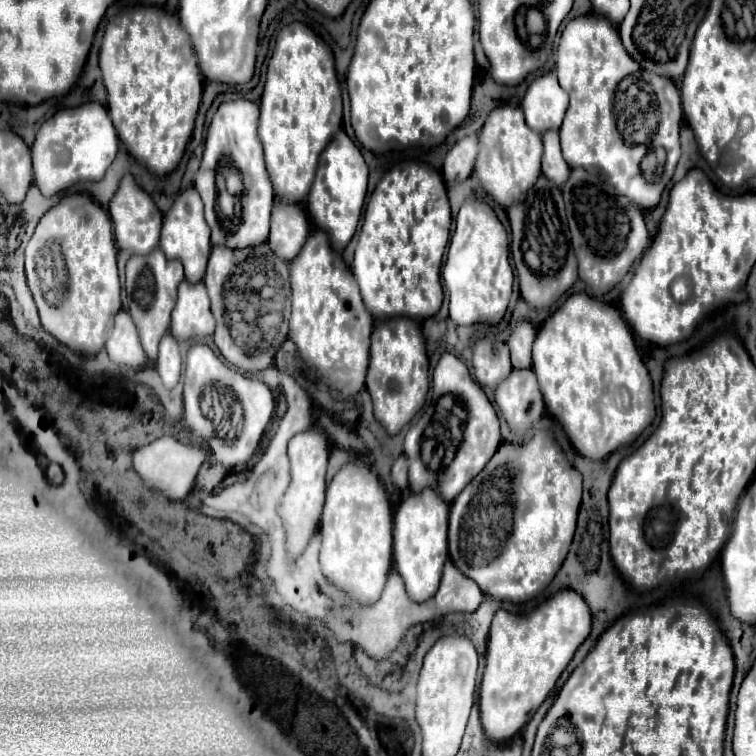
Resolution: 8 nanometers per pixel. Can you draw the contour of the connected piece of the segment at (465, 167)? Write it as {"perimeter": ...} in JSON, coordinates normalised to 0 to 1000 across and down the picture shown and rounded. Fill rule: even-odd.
{"perimeter":[[[623,177],[623,180],[607,185],[591,201],[591,209],[586,217],[586,238],[591,246],[599,246],[599,241],[612,241],[615,235],[620,235],[620,230],[626,225],[631,196],[634,196],[631,177]]]}

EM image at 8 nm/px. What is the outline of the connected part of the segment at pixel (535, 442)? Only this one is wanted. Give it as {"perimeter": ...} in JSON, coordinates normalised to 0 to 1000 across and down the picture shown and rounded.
{"perimeter":[[[718,569],[710,571],[694,590],[663,587],[660,595],[655,598],[655,603],[644,611],[644,616],[618,640],[618,646],[597,667],[597,677],[594,677],[594,738],[607,751],[607,757],[612,757],[618,765],[631,770],[631,775],[636,778],[639,786],[644,786],[655,794],[673,794],[673,796],[681,796],[681,799],[705,794],[708,788],[713,788],[729,772],[731,762],[737,759],[737,754],[742,751],[742,746],[750,735],[750,728],[753,728],[758,706],[761,706],[766,667],[769,667],[769,627],[750,611],[745,595],[739,593],[739,587],[734,587],[734,579],[731,579],[729,571],[718,571]]]}

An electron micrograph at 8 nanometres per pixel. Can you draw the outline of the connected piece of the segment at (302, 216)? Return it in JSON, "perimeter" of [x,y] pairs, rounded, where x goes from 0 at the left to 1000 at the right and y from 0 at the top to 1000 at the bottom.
{"perimeter":[[[366,267],[358,283],[358,310],[356,310],[356,328],[364,333],[366,341],[385,347],[401,328],[401,320],[409,312],[409,291],[403,278],[393,270],[372,270]]]}

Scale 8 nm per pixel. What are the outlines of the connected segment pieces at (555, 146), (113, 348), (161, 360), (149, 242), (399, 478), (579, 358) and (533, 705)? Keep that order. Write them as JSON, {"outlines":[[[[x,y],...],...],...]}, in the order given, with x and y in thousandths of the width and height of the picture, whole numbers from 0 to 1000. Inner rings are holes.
{"outlines":[[[[724,172],[718,177],[718,193],[721,193],[721,204],[718,204],[718,230],[734,241],[739,249],[745,249],[745,243],[753,235],[753,220],[750,214],[745,214],[742,206],[742,196],[739,196],[739,175],[737,172]]],[[[163,410],[152,418],[152,429],[142,447],[139,463],[147,479],[152,481],[160,481],[168,487],[189,487],[194,481],[194,471],[187,460],[179,429],[173,426],[173,418]]],[[[224,439],[216,444],[216,452],[210,455],[210,474],[205,479],[205,487],[218,513],[229,516],[239,497],[239,468],[237,468],[234,450]]],[[[168,230],[160,238],[160,246],[144,270],[144,283],[149,291],[152,320],[160,331],[168,331],[171,336],[197,336],[200,331],[205,331],[210,325],[216,283],[210,280],[210,275],[200,265],[200,259],[187,246],[181,246],[181,241],[176,238],[173,230]]],[[[536,601],[522,608],[522,614],[517,619],[517,632],[528,648],[538,646],[538,606],[536,606]]],[[[771,386],[753,392],[747,402],[713,434],[705,458],[705,492],[710,495],[724,542],[737,553],[761,595],[774,606],[798,608],[816,593],[843,582],[866,553],[864,508],[843,468],[829,426],[824,426],[816,407],[782,397]]],[[[761,780],[737,783],[697,815],[673,812],[671,807],[655,812],[644,849],[644,881],[634,913],[636,958],[647,984],[671,981],[692,966],[702,952],[700,947],[729,918],[742,889],[779,836],[782,810],[771,788]]]]}

